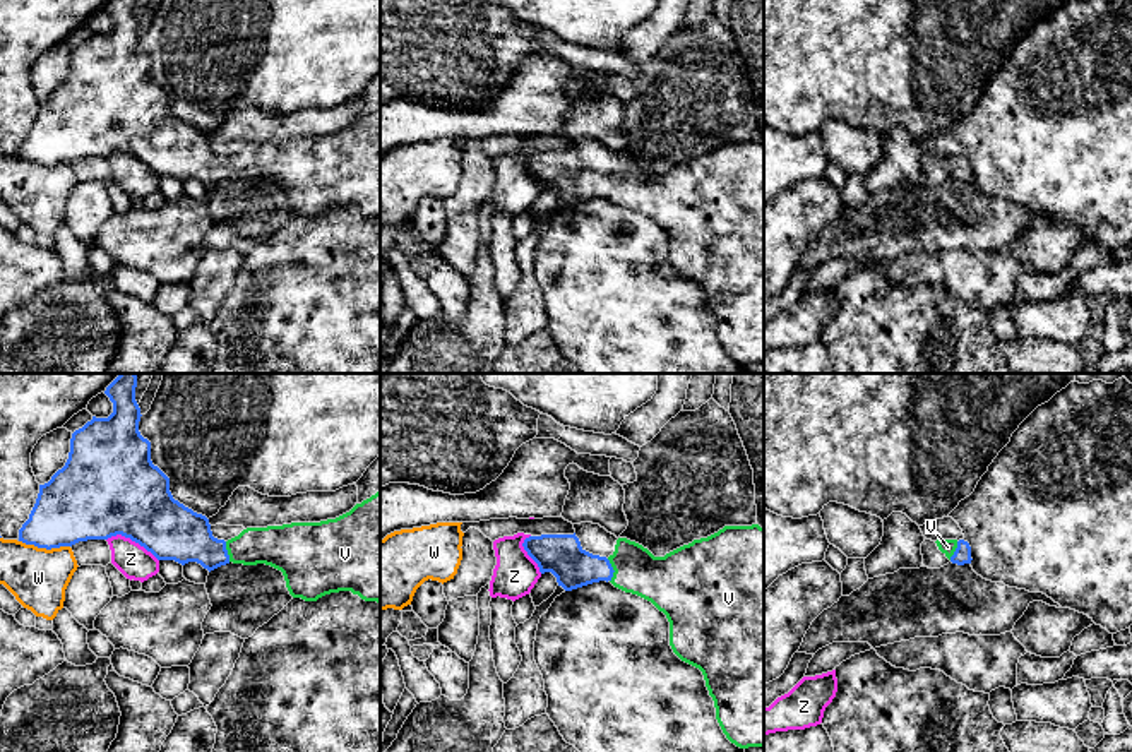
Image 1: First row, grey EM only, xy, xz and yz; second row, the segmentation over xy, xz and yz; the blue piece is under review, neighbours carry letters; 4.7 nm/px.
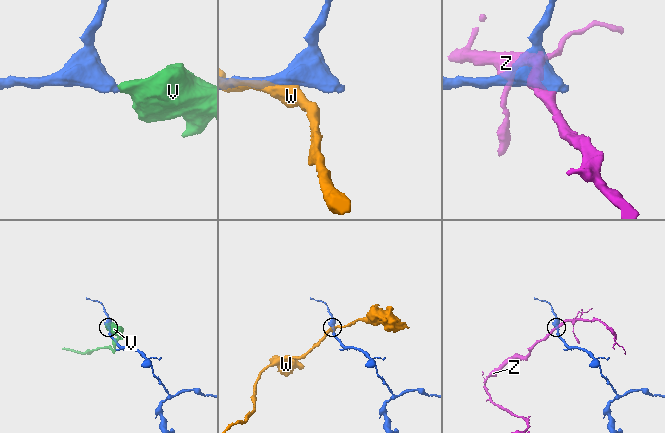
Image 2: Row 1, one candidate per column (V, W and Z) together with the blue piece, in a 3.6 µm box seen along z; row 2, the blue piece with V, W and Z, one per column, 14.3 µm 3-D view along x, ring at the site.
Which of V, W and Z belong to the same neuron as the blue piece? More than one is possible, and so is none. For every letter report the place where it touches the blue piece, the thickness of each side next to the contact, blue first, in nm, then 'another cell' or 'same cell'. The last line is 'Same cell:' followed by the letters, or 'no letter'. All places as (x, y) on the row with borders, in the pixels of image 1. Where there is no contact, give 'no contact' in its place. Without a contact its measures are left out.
V: xz (613, 571) | 190/240 nm | same cell
W: xy (45, 547) | 340/280 nm | another cell
Z: xy (132, 540) | 420/160 nm | another cell
Same cell: V

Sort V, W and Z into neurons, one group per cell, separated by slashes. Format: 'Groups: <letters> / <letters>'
Groups: V / W / Z

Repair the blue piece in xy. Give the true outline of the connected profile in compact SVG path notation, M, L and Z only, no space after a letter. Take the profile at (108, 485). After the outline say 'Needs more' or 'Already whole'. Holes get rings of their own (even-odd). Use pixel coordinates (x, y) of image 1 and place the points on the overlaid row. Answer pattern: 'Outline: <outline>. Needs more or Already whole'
Outline: M120 373L106 387L113 413L108 418L92 416L72 433L69 459L48 483L39 485L19 541L51 550L122 534L158 560L197 562L209 572L229 562L271 565L283 572L289 594L305 601L351 591L365 601L380 603L380 490L336 519L247 528L228 541L217 540L209 519L175 500L170 478L152 464L151 442L139 432L142 415L135 387L135 373Z. Needs more

